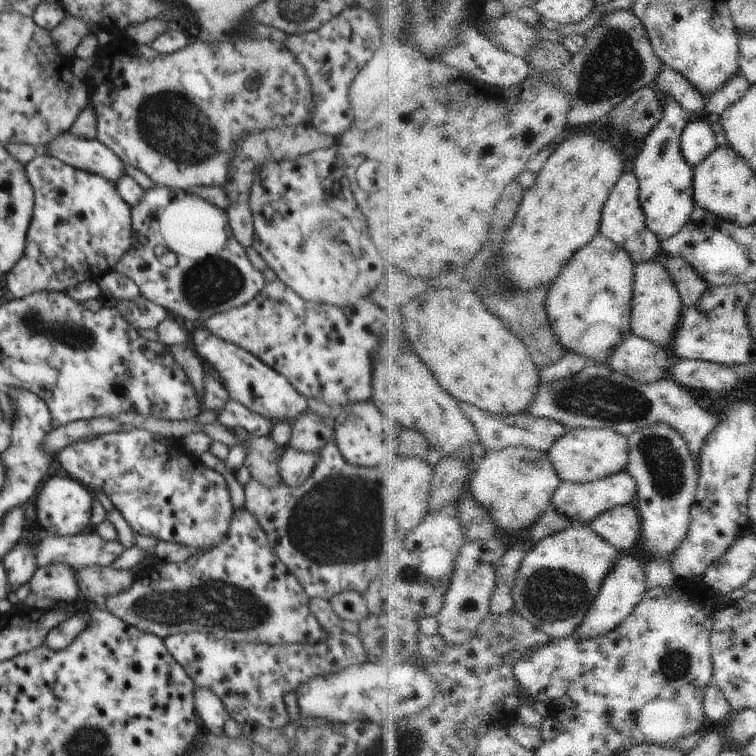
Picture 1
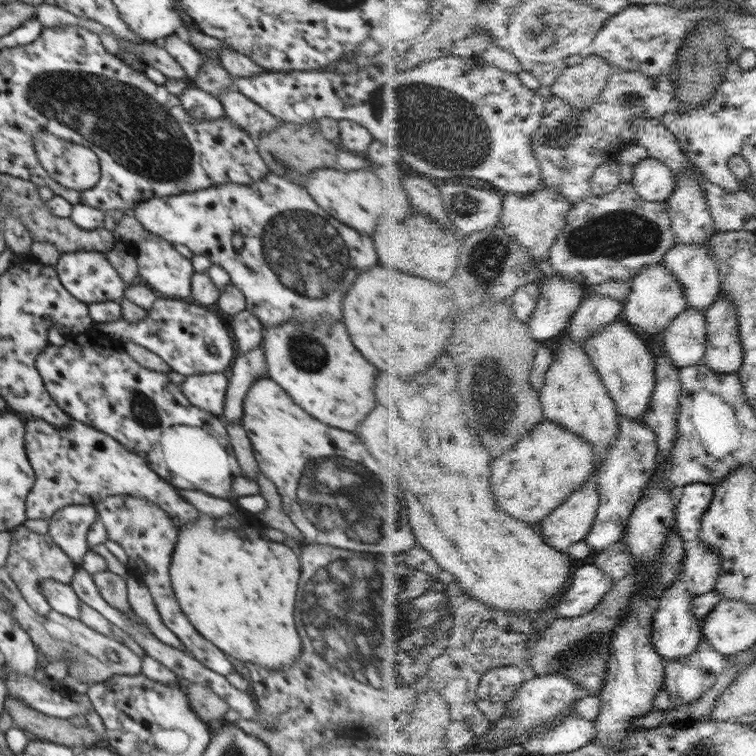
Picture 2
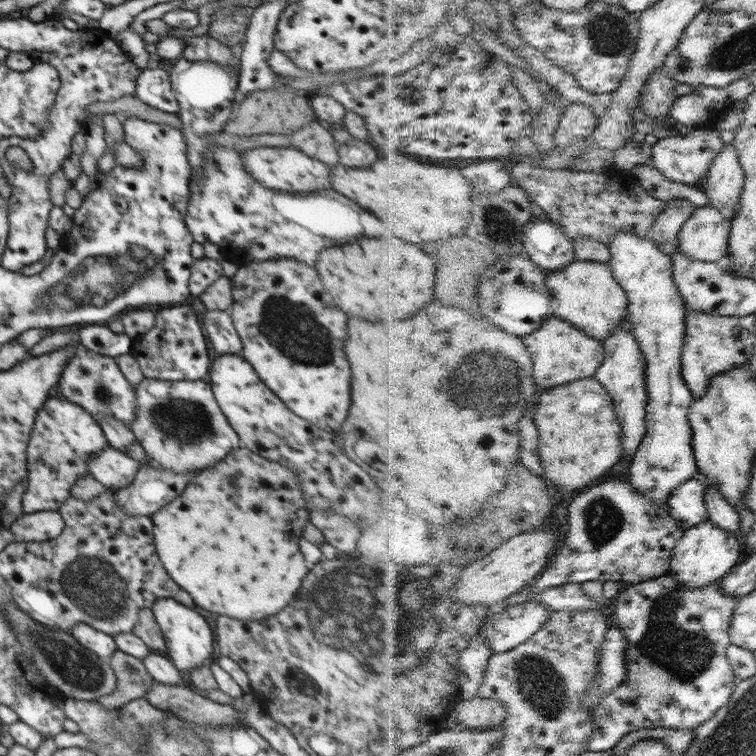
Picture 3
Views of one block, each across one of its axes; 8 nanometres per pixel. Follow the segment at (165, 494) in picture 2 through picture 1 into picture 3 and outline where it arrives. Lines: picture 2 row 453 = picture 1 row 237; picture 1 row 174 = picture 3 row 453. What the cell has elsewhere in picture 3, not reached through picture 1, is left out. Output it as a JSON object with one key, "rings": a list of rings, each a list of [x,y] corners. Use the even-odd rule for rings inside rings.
{"rings":[[[56,393],[51,395],[37,412],[33,431],[27,446],[27,469],[29,473],[26,478],[24,494],[21,496],[23,512],[58,511],[69,499],[71,488],[79,480],[79,476],[90,475],[87,465],[89,458],[102,452],[107,446],[109,444],[103,430],[87,410]]]}

